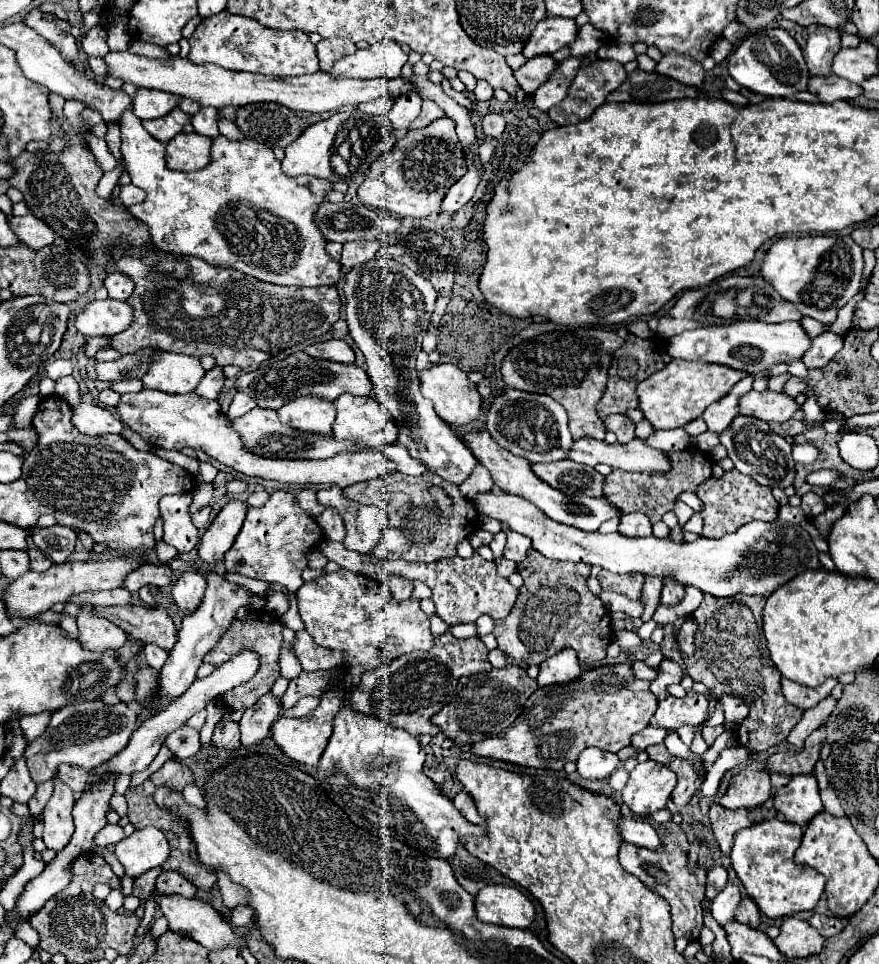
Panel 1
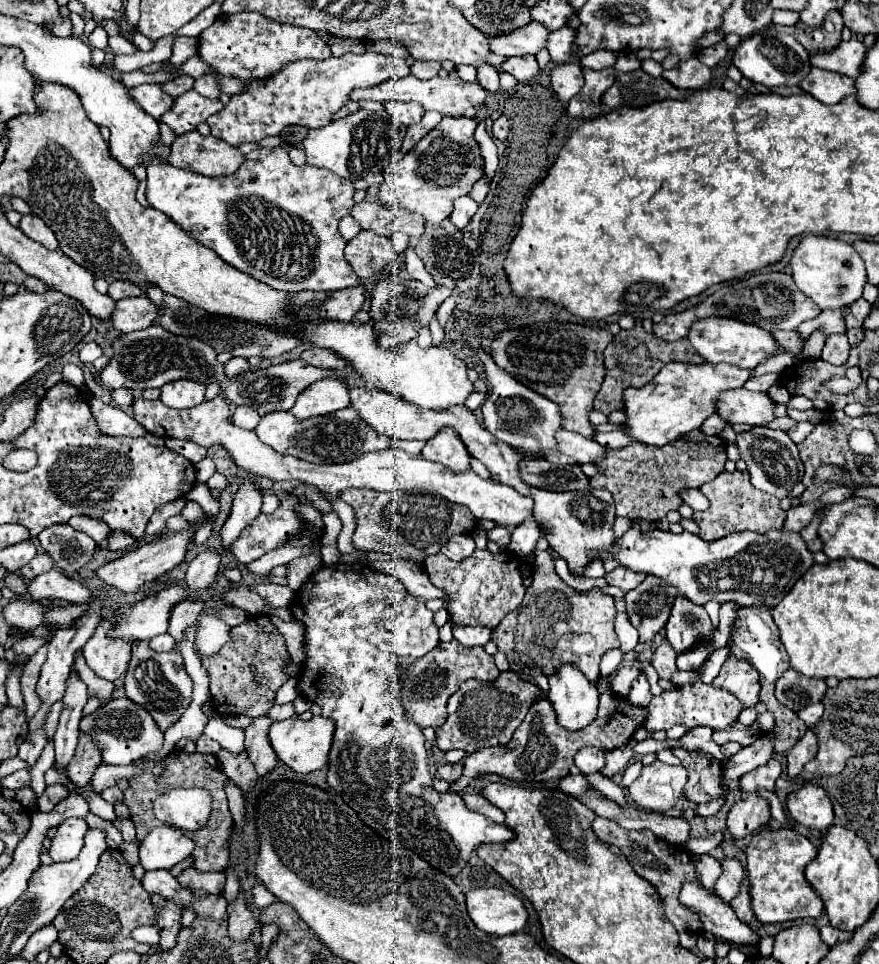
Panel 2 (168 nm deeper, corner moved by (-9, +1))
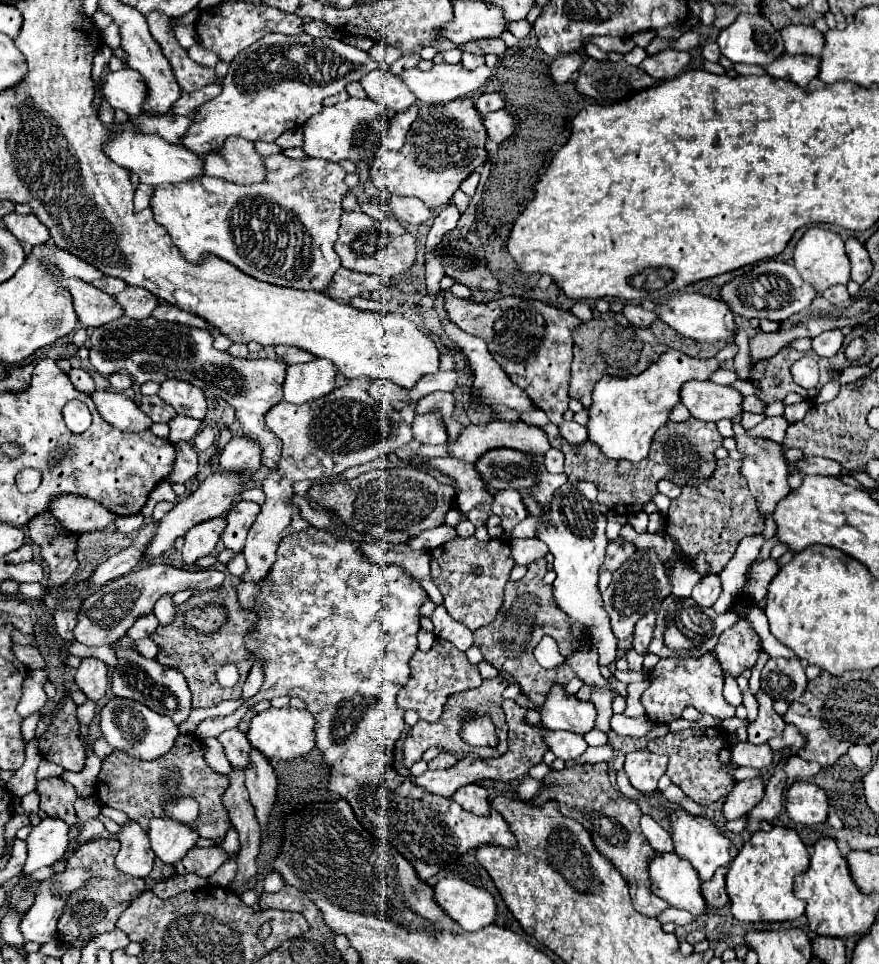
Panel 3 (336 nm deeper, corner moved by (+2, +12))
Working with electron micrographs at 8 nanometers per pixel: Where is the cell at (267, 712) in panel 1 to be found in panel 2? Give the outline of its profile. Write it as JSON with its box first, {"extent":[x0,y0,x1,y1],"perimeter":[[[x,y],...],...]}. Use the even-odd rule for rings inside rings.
{"extent":[245,717,277,777],"perimeter":[[[257,717],[251,727],[245,729],[245,747],[249,761],[255,765],[255,771],[259,777],[269,775],[277,765],[277,755],[273,753],[273,747],[267,739],[267,729],[271,725],[269,717]]]}

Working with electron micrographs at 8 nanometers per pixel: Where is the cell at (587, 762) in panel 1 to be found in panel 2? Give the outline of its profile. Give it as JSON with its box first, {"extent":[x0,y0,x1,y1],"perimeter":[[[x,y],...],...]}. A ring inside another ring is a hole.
{"extent":[575,747,605,775],"perimeter":[[[583,747],[575,753],[575,765],[579,767],[579,771],[583,775],[589,775],[589,773],[599,773],[601,771],[601,765],[605,765],[605,753],[597,747]]]}

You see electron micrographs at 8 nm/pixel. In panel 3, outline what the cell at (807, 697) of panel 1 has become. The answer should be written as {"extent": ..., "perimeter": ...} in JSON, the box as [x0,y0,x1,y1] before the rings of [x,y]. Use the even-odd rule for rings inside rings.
{"extent":[762,658,808,702],"perimeter":[[[768,658],[762,668],[762,690],[772,700],[794,702],[808,686],[804,664],[798,658]]]}

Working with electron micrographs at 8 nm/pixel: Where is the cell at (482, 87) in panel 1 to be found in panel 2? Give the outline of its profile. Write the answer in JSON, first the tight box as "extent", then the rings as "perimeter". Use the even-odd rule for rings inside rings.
{"extent":[477,63,499,93],"perimeter":[[[487,63],[477,67],[477,81],[491,93],[495,93],[499,89],[499,73],[495,67],[491,67]]]}

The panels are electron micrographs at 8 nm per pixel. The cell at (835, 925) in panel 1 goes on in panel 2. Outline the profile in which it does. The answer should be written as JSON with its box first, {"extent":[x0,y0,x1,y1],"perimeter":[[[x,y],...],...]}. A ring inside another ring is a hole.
{"extent":[821,925,851,947],"perimeter":[[[825,925],[825,927],[821,927],[821,939],[823,939],[825,945],[833,947],[833,945],[837,945],[841,941],[849,941],[851,933],[841,933],[839,929],[833,929],[831,925]]]}

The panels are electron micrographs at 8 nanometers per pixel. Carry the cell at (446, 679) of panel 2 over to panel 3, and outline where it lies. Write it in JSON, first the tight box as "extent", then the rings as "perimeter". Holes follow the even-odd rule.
{"extent":[398,638,482,722],"perimeter":[[[436,638],[434,646],[428,652],[416,650],[410,660],[410,680],[406,686],[398,692],[398,706],[404,710],[416,710],[422,720],[434,722],[442,714],[442,706],[446,704],[446,698],[450,694],[476,688],[482,684],[482,676],[478,672],[476,664],[470,664],[466,654],[462,650],[456,650],[450,642]]]}

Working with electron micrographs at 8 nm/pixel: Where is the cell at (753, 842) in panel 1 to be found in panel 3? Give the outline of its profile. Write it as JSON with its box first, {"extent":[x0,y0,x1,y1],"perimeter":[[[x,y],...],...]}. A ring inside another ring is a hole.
{"extent":[726,826,808,922],"perimeter":[[[772,826],[770,830],[754,832],[728,866],[726,890],[732,902],[732,914],[740,922],[786,922],[800,918],[806,902],[794,896],[794,876],[808,868],[808,860],[808,850],[796,830]]]}

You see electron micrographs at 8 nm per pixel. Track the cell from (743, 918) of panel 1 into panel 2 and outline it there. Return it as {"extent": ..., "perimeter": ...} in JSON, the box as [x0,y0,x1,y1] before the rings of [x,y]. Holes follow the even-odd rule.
{"extent":[729,881,753,923],"perimeter":[[[743,881],[743,885],[741,885],[741,891],[739,891],[739,895],[729,903],[731,905],[731,909],[737,913],[737,917],[739,917],[739,921],[743,921],[743,923],[749,923],[751,919],[753,919],[753,909],[751,909],[751,901],[749,901],[749,893],[745,893],[745,881]]]}

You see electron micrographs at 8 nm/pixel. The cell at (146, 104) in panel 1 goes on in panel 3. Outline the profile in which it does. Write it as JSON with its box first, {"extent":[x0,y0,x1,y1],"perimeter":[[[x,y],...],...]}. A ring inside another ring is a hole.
{"extent":[102,68,148,116],"perimeter":[[[122,68],[118,72],[108,72],[102,94],[112,108],[124,110],[128,116],[140,116],[148,98],[148,86],[142,74],[132,68]]]}

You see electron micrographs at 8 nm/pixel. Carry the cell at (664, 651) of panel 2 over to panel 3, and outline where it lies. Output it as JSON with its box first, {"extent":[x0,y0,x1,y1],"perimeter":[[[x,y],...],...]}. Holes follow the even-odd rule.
{"extent":[634,612,656,656],"perimeter":[[[648,612],[634,630],[634,650],[642,656],[648,654],[648,646],[650,646],[650,638],[652,638],[652,630],[654,630],[654,622],[656,622],[656,612]]]}

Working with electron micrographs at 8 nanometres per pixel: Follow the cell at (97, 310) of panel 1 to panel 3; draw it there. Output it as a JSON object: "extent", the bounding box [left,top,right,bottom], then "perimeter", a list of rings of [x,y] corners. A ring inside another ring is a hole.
{"extent":[114,286,158,320],"perimeter":[[[128,286],[124,292],[116,294],[114,300],[118,302],[118,306],[122,306],[124,314],[134,320],[148,318],[152,310],[158,306],[158,298],[152,292],[136,286]]]}

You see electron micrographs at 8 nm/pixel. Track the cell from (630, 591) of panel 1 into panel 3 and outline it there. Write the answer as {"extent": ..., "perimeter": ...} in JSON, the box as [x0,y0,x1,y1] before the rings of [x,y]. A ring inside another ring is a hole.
{"extent":[602,538,634,572],"perimeter":[[[616,538],[606,548],[606,558],[602,562],[602,572],[614,572],[634,554],[634,546],[622,538]]]}

